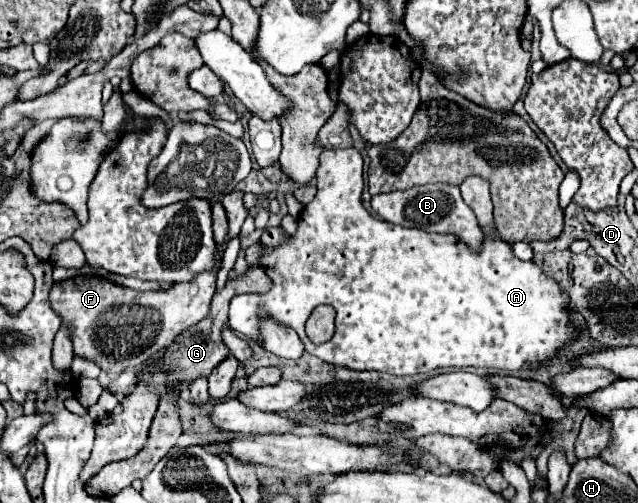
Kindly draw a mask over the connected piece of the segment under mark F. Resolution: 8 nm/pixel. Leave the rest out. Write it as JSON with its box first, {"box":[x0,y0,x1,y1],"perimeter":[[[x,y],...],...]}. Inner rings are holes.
{"box":[50,271,216,373],"perimeter":[[[202,271],[190,283],[178,283],[170,291],[140,293],[110,283],[102,277],[74,277],[54,283],[50,305],[68,325],[76,357],[94,361],[106,373],[122,373],[128,367],[146,363],[154,353],[162,351],[186,327],[210,315],[210,301],[216,293],[216,271]]]}

